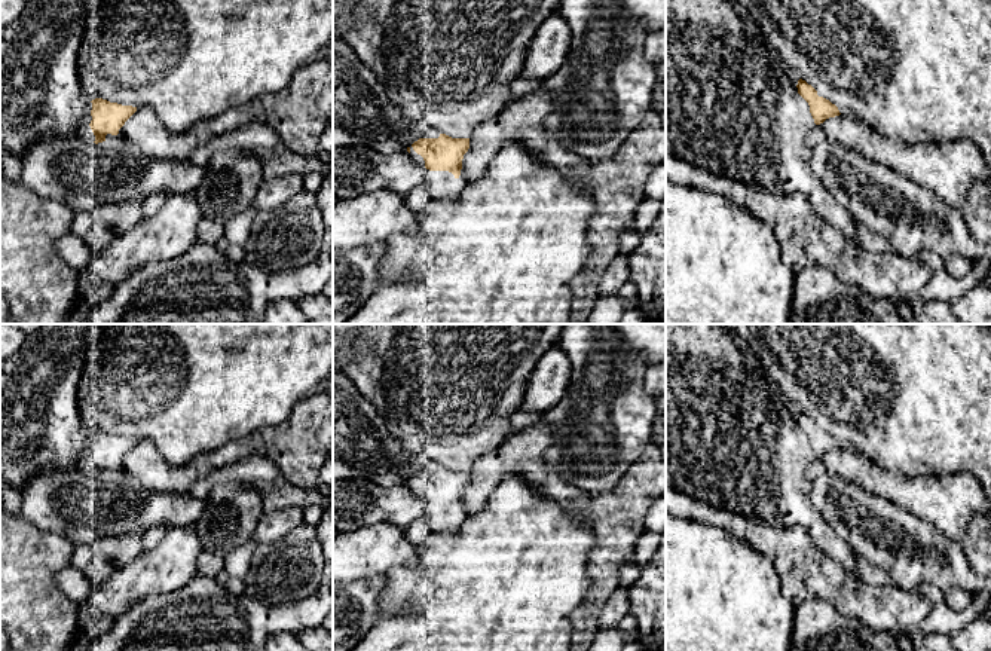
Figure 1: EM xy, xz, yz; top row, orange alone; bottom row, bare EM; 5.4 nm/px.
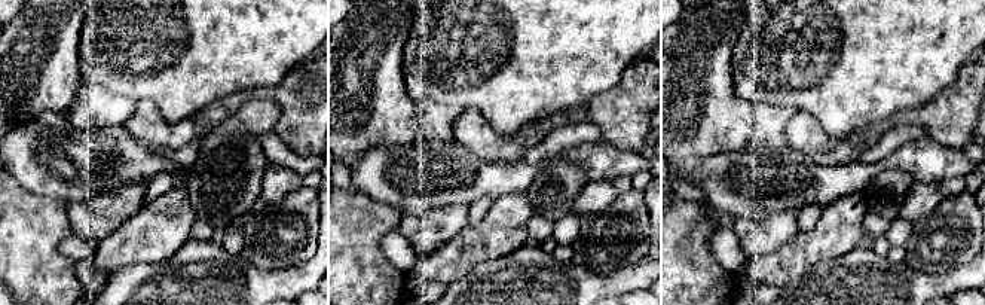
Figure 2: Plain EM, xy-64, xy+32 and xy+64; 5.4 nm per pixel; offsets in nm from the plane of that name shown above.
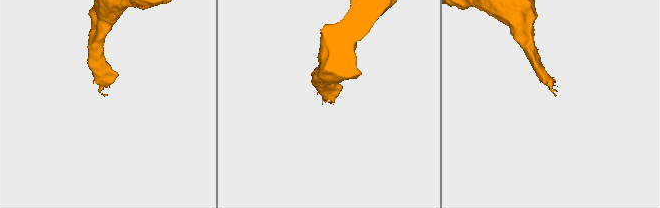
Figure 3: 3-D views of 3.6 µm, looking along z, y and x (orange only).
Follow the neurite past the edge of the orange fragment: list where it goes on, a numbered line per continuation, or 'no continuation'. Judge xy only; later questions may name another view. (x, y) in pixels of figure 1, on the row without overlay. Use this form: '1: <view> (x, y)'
1: xy (88, 467)

